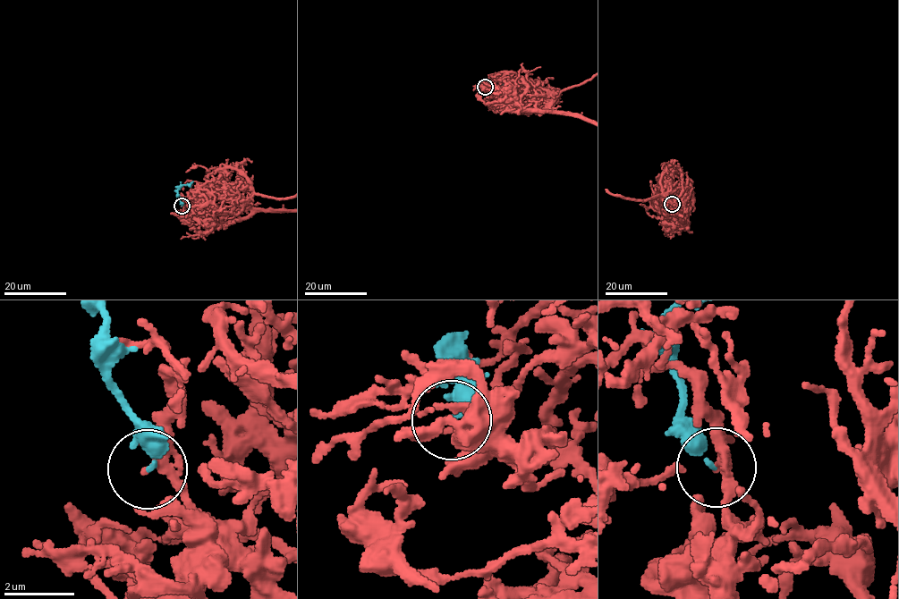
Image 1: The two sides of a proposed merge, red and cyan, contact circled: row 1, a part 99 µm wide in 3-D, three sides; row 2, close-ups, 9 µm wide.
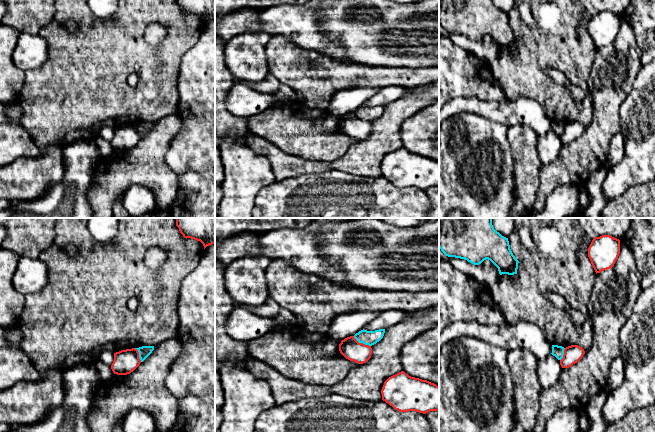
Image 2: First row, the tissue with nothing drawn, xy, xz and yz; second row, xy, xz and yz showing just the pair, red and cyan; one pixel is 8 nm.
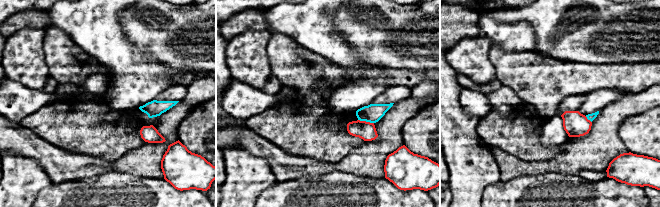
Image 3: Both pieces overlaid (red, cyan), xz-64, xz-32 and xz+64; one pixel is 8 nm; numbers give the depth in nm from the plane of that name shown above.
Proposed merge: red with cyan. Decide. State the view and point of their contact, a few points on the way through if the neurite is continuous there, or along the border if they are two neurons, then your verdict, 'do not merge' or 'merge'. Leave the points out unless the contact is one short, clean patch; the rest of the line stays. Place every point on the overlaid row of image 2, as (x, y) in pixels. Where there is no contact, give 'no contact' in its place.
contact xz (362, 343); border xz (353, 336), (359, 342), (370, 346); do not merge

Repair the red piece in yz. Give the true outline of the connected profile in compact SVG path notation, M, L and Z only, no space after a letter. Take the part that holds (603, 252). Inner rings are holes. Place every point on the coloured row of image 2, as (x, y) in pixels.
M610 235L595 237L588 248L588 257L596 274L612 268L619 254L620 240Z

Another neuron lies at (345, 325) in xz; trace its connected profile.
M367 310L342 313L332 319L327 335L336 341L354 336L380 313L380 311Z

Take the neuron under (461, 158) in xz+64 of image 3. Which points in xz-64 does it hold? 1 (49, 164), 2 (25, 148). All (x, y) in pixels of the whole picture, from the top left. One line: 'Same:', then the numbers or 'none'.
Same: none

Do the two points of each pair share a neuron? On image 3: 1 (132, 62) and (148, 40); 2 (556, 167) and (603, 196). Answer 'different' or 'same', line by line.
1: different
2: different

